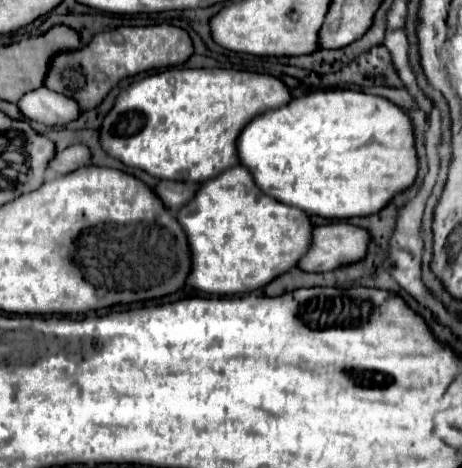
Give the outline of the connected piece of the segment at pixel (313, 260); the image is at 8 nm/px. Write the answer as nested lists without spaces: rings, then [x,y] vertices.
[[[350,223],[320,225],[312,233],[312,249],[302,257],[300,269],[312,273],[334,271],[342,265],[358,263],[366,257],[370,233]]]

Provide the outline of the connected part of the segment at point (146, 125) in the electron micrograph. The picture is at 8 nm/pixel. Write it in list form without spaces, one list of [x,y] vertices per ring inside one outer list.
[[[166,69],[138,83],[132,83],[126,91],[120,93],[116,105],[104,117],[100,139],[102,147],[112,157],[118,157],[130,167],[144,169],[150,175],[162,179],[202,183],[210,177],[218,177],[230,167],[240,165],[236,139],[246,123],[270,109],[284,107],[286,103],[290,103],[290,99],[292,95],[288,87],[280,79],[264,73],[234,69]]]

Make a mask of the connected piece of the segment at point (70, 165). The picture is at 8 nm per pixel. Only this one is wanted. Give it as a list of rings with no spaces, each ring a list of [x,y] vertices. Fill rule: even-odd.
[[[72,145],[56,153],[56,157],[50,161],[50,169],[54,171],[54,175],[68,175],[70,171],[90,165],[90,159],[92,153],[86,145]]]

